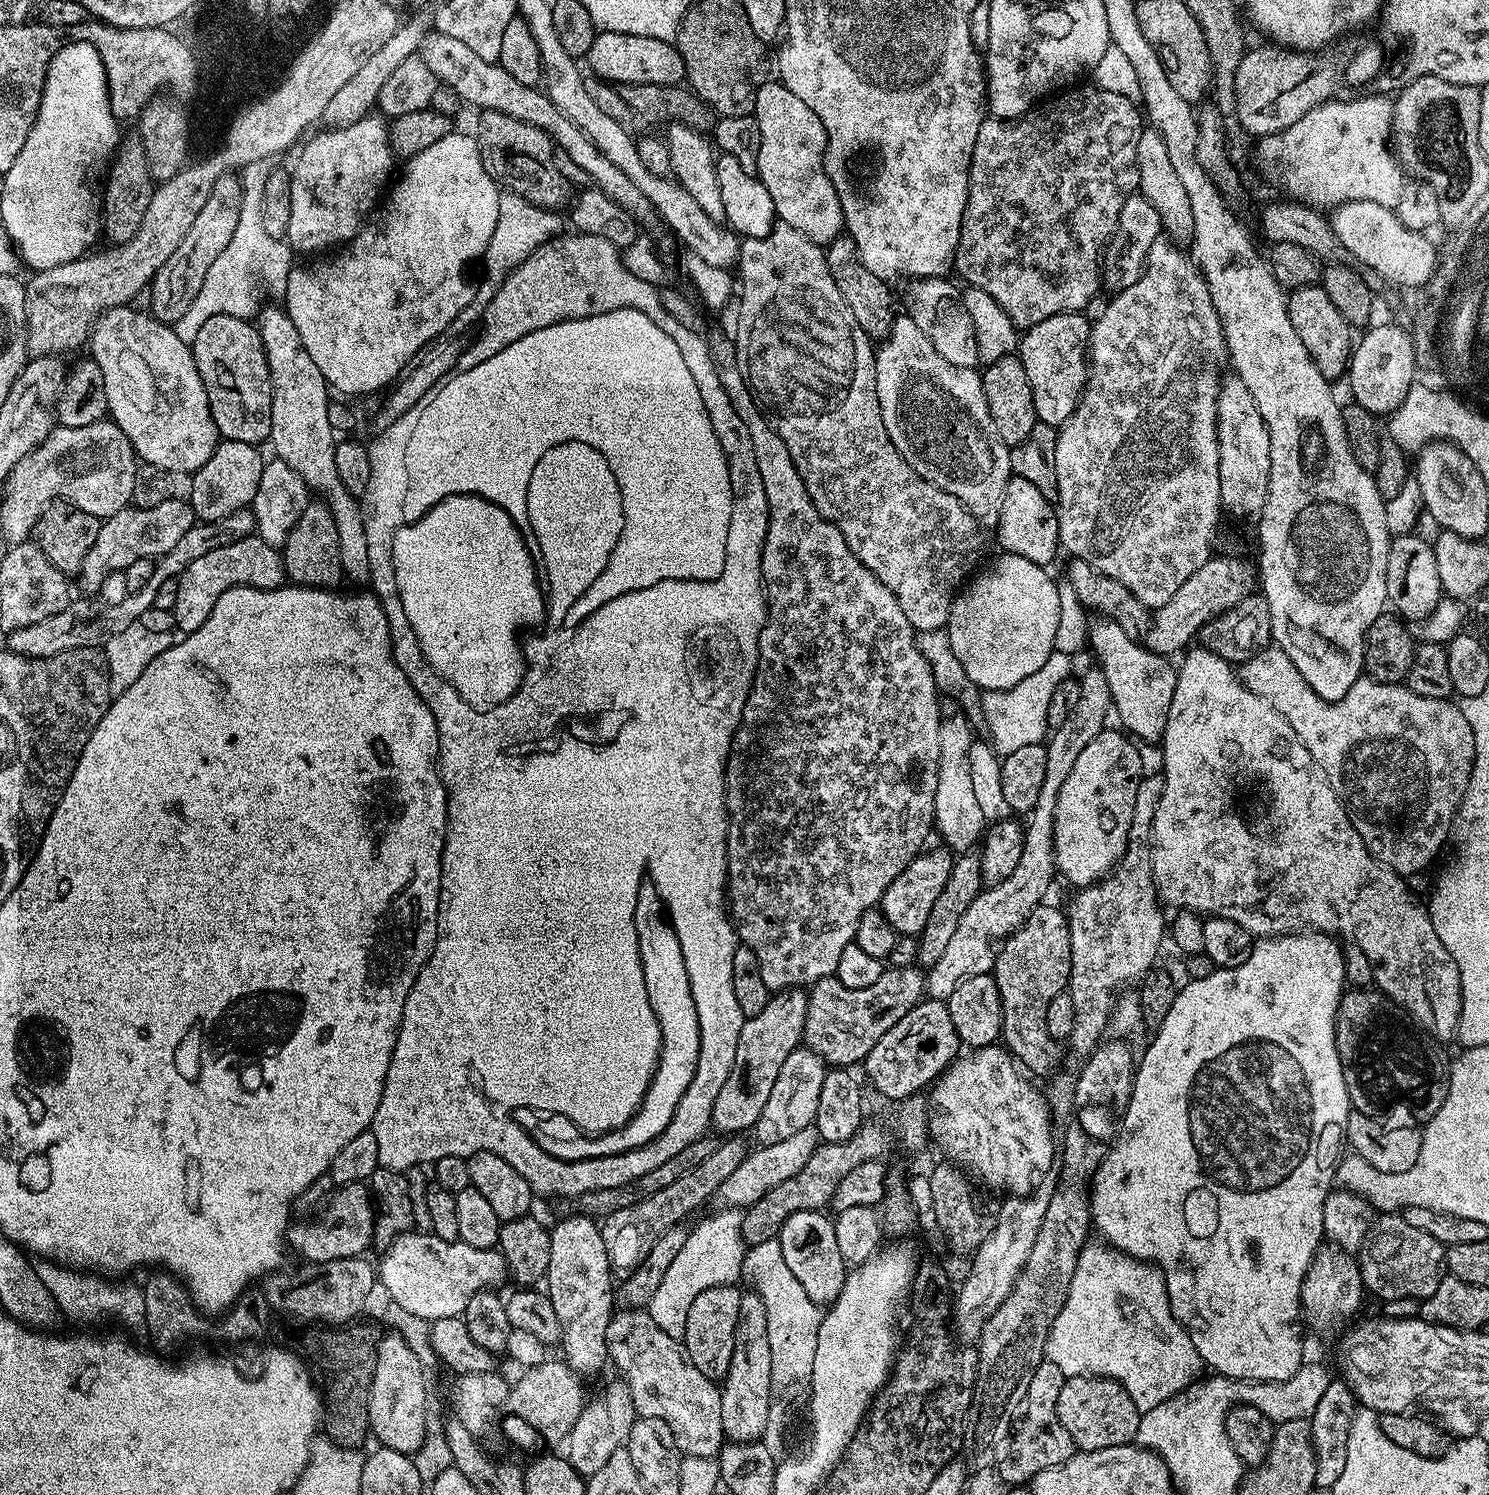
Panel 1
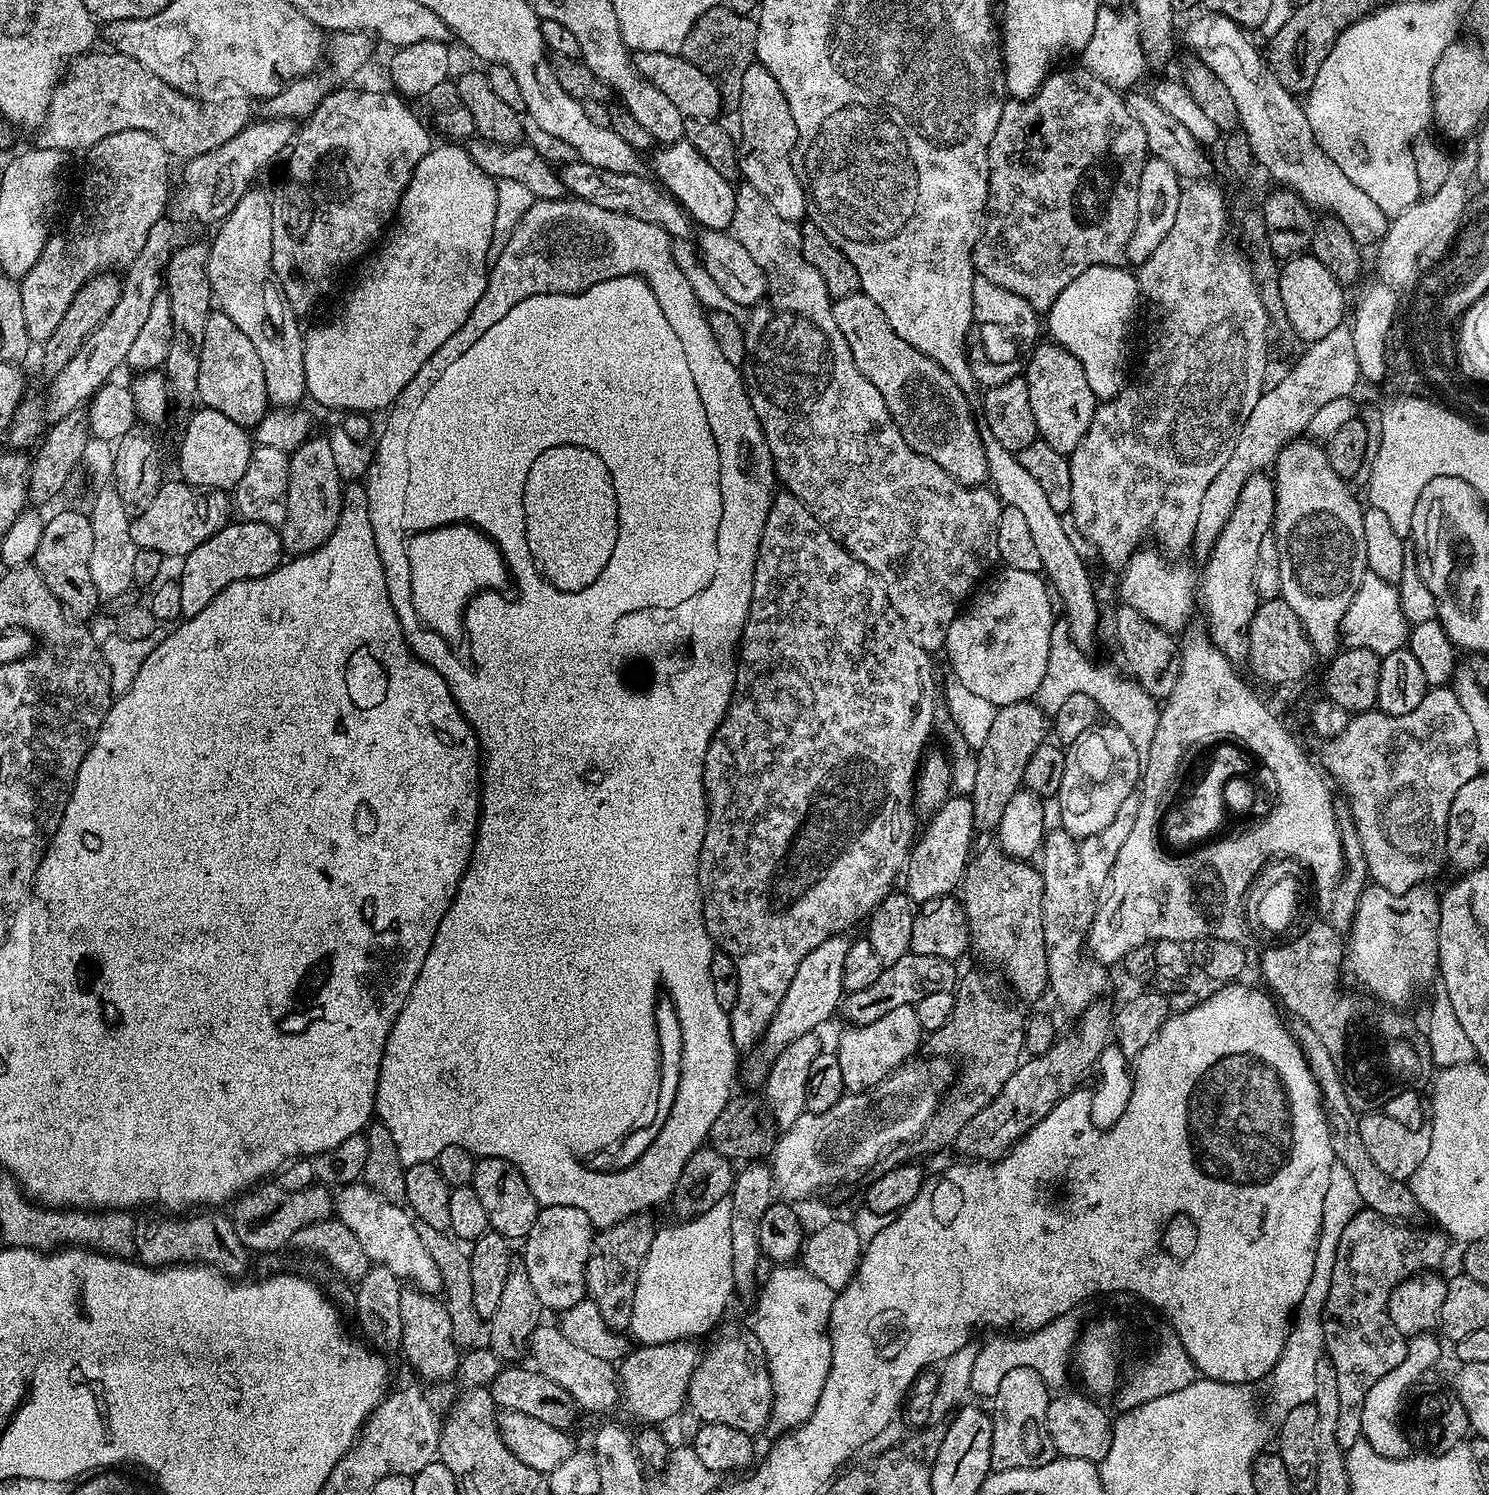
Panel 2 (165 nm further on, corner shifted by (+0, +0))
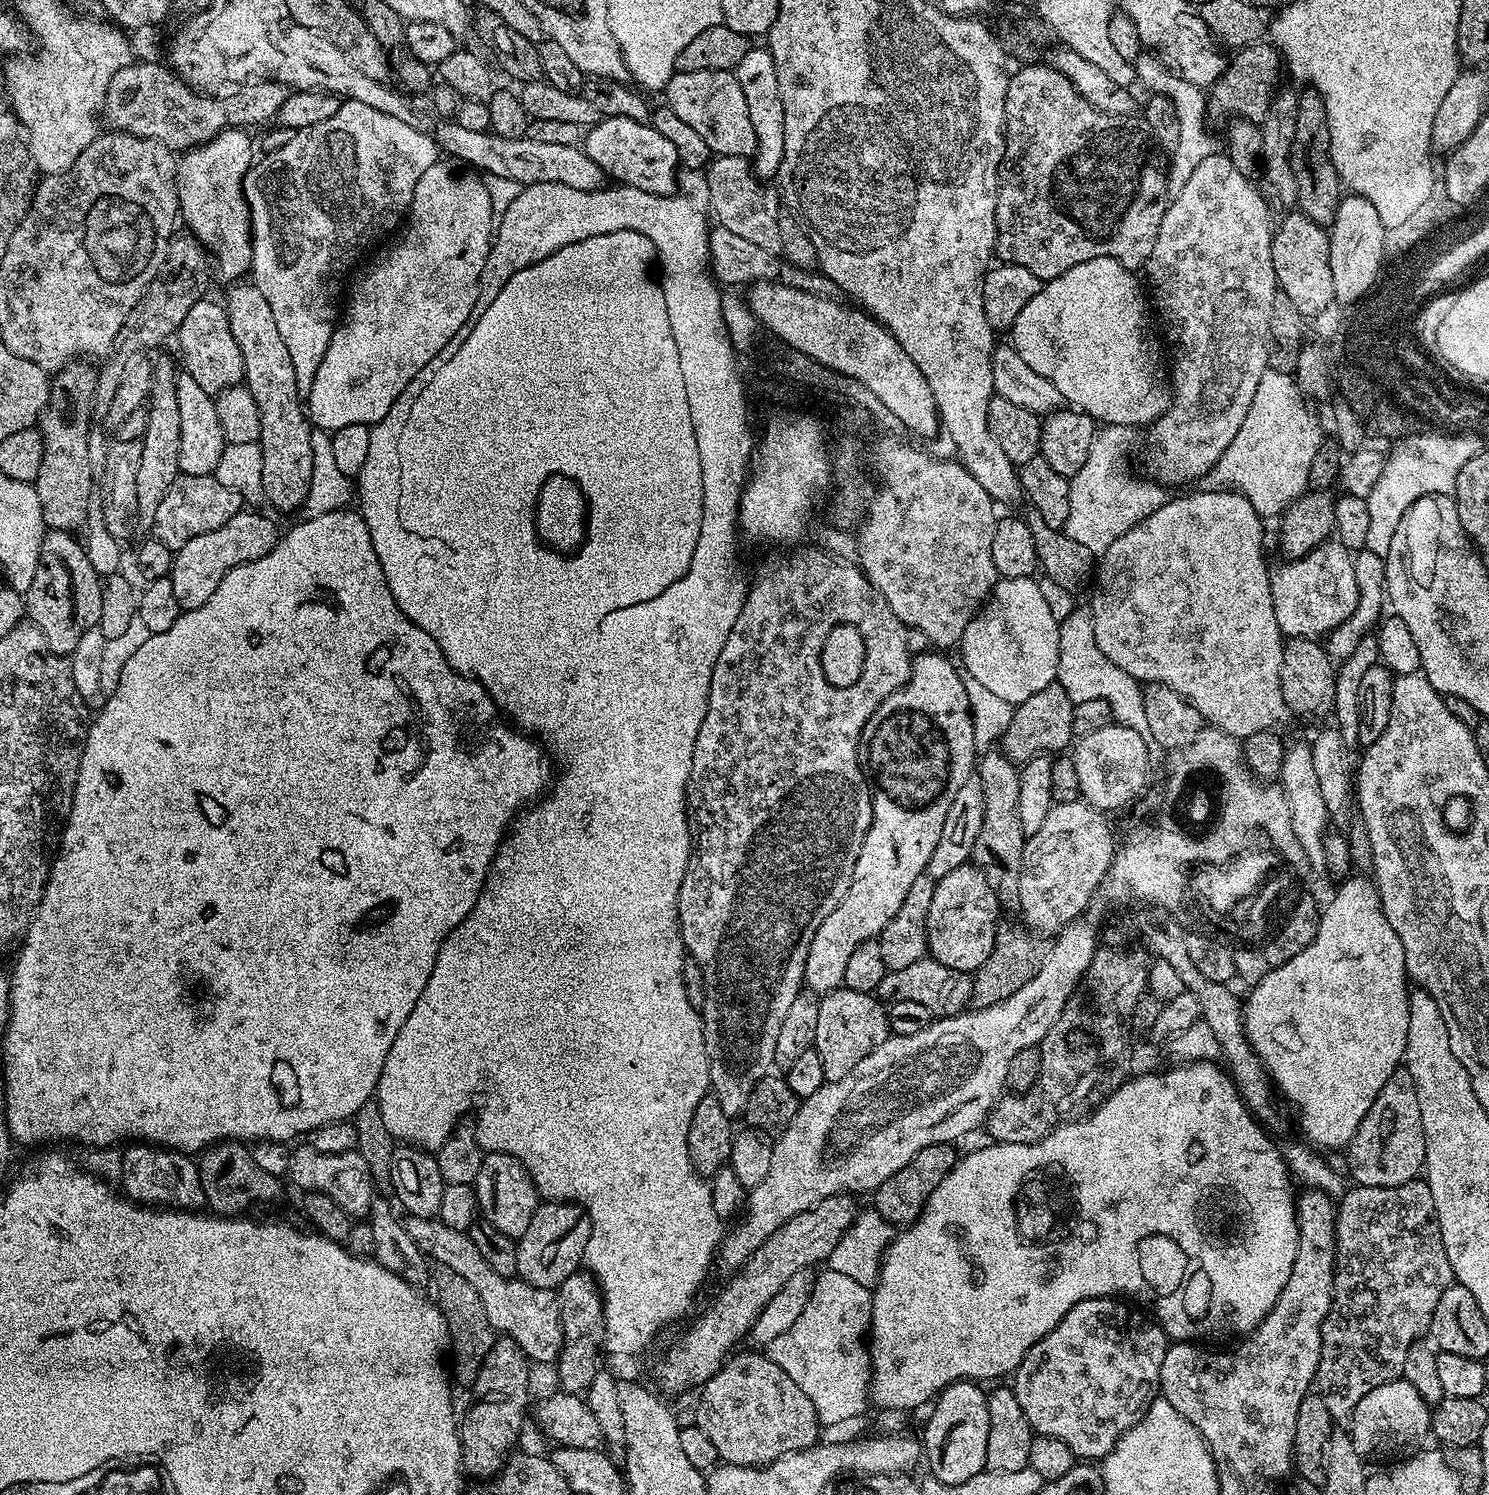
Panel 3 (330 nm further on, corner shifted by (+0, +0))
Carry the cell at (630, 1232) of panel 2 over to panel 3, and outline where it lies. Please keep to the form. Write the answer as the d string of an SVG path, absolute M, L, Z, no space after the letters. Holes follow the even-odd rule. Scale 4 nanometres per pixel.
M579 1271L570 1274L558 1289L560 1325L564 1331L564 1344L555 1361L554 1369L560 1375L559 1387L565 1392L587 1393L590 1382L598 1370L596 1359L602 1353L604 1342L604 1301L595 1279L580 1280Z

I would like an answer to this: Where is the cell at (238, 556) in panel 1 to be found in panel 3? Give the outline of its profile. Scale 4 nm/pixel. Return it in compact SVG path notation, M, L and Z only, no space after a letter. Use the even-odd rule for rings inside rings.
M242 510L234 514L230 522L218 526L218 530L198 534L198 538L190 538L186 546L175 549L170 577L181 612L198 610L198 606L205 604L210 594L218 590L218 582L222 582L222 578L226 578L234 566L254 562L274 550L278 539L276 524L270 517L256 511L260 510Z

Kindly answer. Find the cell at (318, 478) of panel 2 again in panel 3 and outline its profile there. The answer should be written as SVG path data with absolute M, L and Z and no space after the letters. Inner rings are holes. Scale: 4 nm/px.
M236 282L231 285L232 288L228 292L228 300L226 299L226 311L228 313L228 321L230 322L230 330L234 334L234 340L238 342L238 346L242 350L242 362L244 363L244 379L243 383L247 385L250 394L254 396L254 402L257 403L258 410L261 414L261 434L258 441L262 450L262 490L266 497L267 503L272 503L280 512L292 512L303 505L306 494L310 490L310 478L314 470L314 454L312 453L312 433L313 425L308 419L305 405L302 403L302 394L296 385L294 378L294 362L290 362L290 354L286 351L286 342L282 342L282 334L278 334L278 326L274 326L274 314L270 314L270 305L266 303L266 298L262 298L262 290L256 288L252 282Z

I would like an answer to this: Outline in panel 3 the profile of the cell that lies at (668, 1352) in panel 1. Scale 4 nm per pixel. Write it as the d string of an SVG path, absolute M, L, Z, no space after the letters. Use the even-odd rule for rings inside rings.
M408 1216L406 1227L410 1238L437 1265L449 1268L466 1278L482 1298L483 1309L490 1320L490 1326L507 1339L518 1342L518 1346L528 1355L529 1361L551 1365L560 1355L564 1344L564 1331L560 1325L560 1305L558 1296L551 1288L539 1288L519 1278L509 1278L498 1274L478 1254L478 1246L469 1238L467 1232L450 1230L439 1218L423 1220Z

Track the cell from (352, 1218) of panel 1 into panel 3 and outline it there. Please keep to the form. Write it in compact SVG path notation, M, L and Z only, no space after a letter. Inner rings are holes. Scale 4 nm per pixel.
M221 1140L199 1153L198 1163L204 1199L207 1207L217 1216L240 1218L247 1213L244 1212L247 1208L254 1207L256 1203L268 1204L280 1196L281 1177L266 1174L266 1170L254 1162L251 1151L243 1143Z

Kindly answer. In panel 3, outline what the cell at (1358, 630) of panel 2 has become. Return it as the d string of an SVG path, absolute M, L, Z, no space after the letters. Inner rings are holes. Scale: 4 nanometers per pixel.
M1329 538L1304 556L1288 558L1271 569L1274 618L1288 638L1324 638L1346 620L1360 595L1353 553L1339 539Z

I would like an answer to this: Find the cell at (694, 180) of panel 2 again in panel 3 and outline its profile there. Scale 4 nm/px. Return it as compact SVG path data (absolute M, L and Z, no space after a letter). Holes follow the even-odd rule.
M606 116L592 127L587 129L586 135L582 140L584 153L590 158L594 158L594 162L598 162L598 166L602 166L605 177L614 179L621 185L629 188L637 188L638 190L646 190L650 194L658 194L659 196L671 196L678 188L678 171L681 167L678 158L678 150L674 150L666 138L662 138L662 134L658 134L658 130L652 128L648 122L634 122L626 118L618 118L617 116Z

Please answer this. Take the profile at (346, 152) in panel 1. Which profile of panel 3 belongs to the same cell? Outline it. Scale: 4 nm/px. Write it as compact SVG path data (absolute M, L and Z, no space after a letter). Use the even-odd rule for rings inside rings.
M344 100L341 103L338 114L326 118L326 122L318 122L318 126L309 128L297 128L294 138L286 146L273 152L261 155L244 175L244 200L248 203L248 212L252 216L252 266L251 279L256 288L262 290L262 298L270 305L270 314L274 314L274 326L278 326L278 334L282 334L282 342L286 342L286 351L290 354L290 362L294 362L294 378L301 394L306 394L314 382L314 374L318 374L318 366L326 354L326 346L330 346L332 331L338 323L338 308L336 303L341 303L340 283L344 275L352 268L352 263L375 242L379 236L384 236L396 223L405 219L406 213L412 207L412 195L414 186L422 174L430 166L434 166L441 159L442 149L436 145L429 133L422 130L414 130L414 126L406 126L406 122L400 122L398 118L392 118L390 114L384 114L382 110L374 110L374 106L366 106L366 102L357 100Z

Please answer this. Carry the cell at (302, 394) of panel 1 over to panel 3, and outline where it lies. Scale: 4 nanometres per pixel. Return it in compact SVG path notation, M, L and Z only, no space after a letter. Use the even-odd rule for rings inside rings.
M226 128L213 140L187 149L176 161L179 215L192 227L191 235L208 249L219 279L227 282L247 277L252 266L252 216L244 200L244 175L252 167L254 155L246 133L244 128Z

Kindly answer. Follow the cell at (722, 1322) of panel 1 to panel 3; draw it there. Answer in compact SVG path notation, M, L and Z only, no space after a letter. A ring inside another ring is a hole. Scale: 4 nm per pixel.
M752 1351L756 1352L744 1352L741 1356L733 1355L731 1358L725 1360L724 1365L699 1389L700 1401L696 1404L696 1420L694 1420L694 1424L695 1427L702 1430L702 1434L706 1434L706 1438L710 1438L710 1442L714 1442L714 1450L718 1450L720 1460L723 1463L737 1464L738 1466L746 1466L747 1468L759 1468L765 1464L774 1463L778 1458L782 1458L782 1454L801 1452L803 1448L812 1447L813 1444L821 1439L820 1431L822 1431L822 1425L819 1418L816 1417L814 1406L810 1406L810 1398L806 1398L806 1394L802 1394L802 1390L798 1390L794 1378L790 1378L790 1374L786 1374L786 1370L782 1370L782 1366L774 1363L763 1351Z

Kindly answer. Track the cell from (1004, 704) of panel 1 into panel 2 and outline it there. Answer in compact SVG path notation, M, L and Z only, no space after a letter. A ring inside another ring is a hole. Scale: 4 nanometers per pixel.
M1053 623L1050 634L1050 658L1046 662L1046 678L1042 678L1042 686L1038 686L1034 702L1044 711L1045 716L1051 718L1072 695L1090 694L1090 698L1098 702L1101 713L1105 717L1108 716L1107 719L1116 727L1122 729L1126 738L1130 738L1130 746L1134 746L1138 762L1143 766L1150 762L1150 745L1154 742L1154 730L1158 730L1158 701L1150 694L1146 694L1146 690L1142 690L1142 686L1123 671L1115 672L1104 664L1095 664L1088 655L1085 649L1079 648L1072 640L1067 623Z

